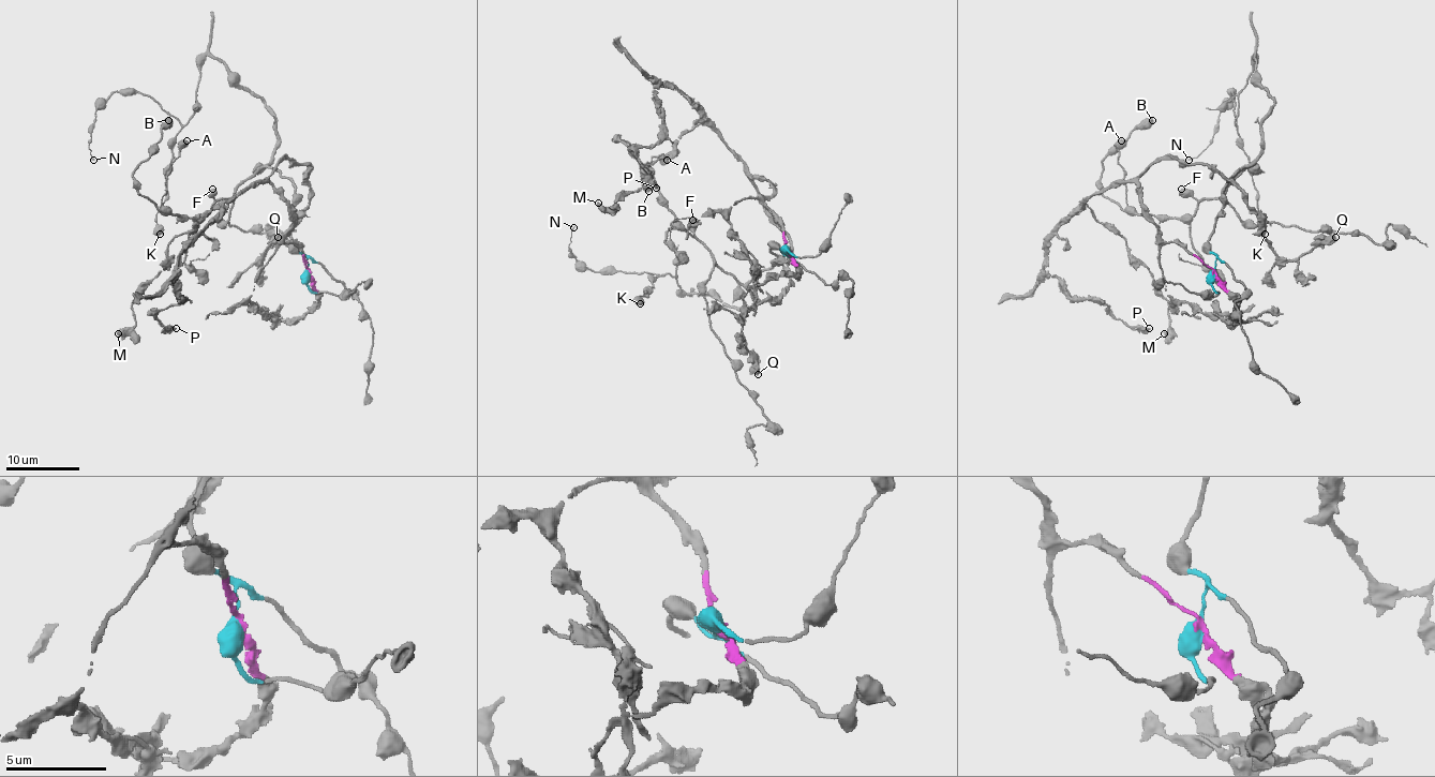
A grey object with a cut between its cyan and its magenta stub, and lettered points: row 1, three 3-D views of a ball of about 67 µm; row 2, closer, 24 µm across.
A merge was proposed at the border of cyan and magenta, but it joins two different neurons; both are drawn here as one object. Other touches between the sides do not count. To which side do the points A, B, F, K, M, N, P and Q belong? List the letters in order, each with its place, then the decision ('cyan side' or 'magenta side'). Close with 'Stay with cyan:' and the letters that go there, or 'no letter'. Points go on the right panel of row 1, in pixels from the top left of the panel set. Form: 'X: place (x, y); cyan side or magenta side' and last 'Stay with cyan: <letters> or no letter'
A: place (1121, 140); cyan side
B: place (1152, 120); cyan side
F: place (1181, 189); cyan side
K: place (1265, 234); cyan side
M: place (1164, 333); magenta side
N: place (1189, 160); cyan side
P: place (1149, 328); magenta side
Q: place (1335, 237); magenta side
Stay with cyan: A, B, F, K, N

